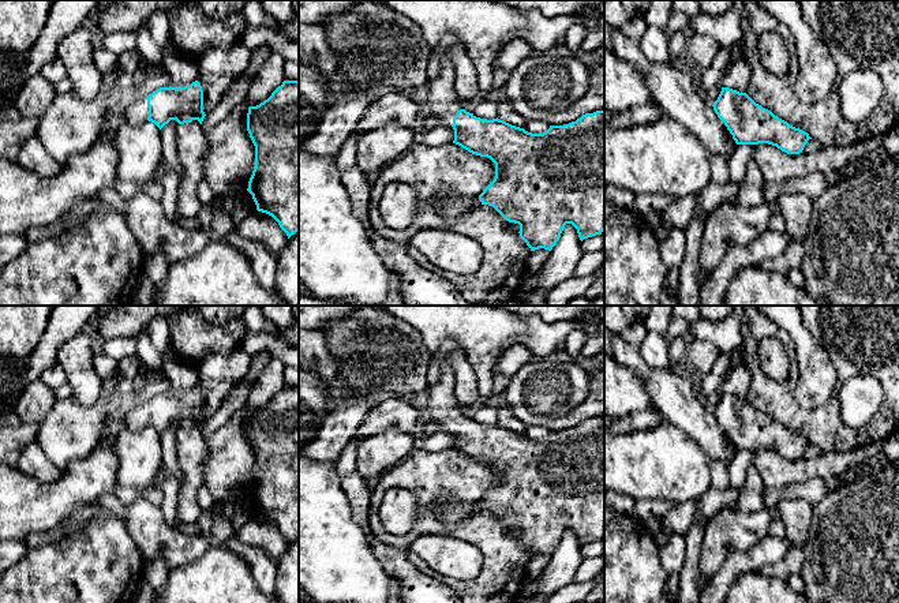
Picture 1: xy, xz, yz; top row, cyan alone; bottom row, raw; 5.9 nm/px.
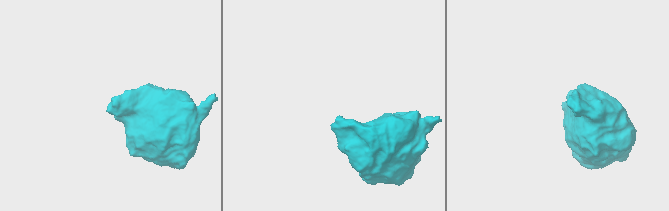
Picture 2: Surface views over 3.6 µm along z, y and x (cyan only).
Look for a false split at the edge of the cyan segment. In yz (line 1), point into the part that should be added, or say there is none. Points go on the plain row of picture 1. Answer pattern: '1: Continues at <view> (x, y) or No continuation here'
1: No continuation here

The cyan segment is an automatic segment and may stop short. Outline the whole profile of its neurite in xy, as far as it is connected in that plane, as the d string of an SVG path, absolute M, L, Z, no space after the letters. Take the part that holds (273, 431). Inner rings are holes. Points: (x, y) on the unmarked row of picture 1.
M299 385L284 386L271 401L247 419L255 452L255 472L247 497L256 516L271 521L288 544L299 536Z

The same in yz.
M722 393L712 412L737 450L768 449L787 460L799 460L812 445L808 438L756 409L746 398Z

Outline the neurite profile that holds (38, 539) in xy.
M37 532L30 535L25 540L25 544L31 550L50 543L55 538L55 532Z

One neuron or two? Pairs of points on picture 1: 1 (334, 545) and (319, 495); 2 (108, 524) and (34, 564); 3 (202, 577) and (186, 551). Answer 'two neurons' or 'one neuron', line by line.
1: one neuron
2: one neuron
3: two neurons

